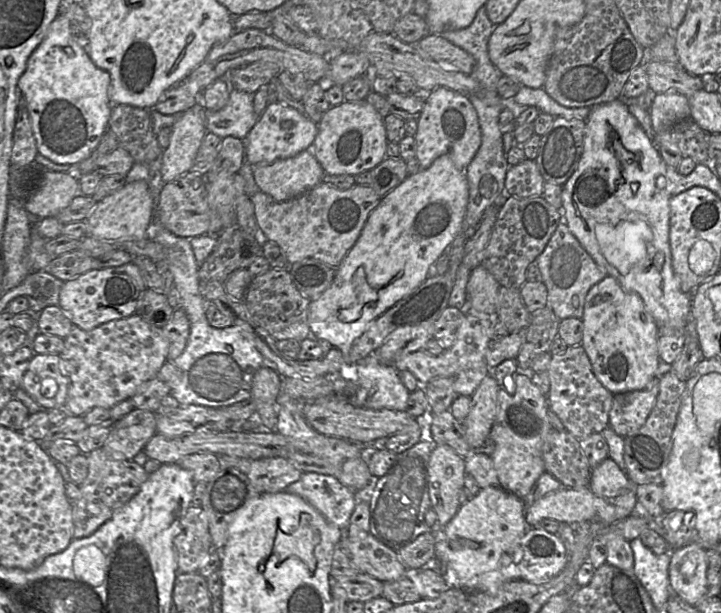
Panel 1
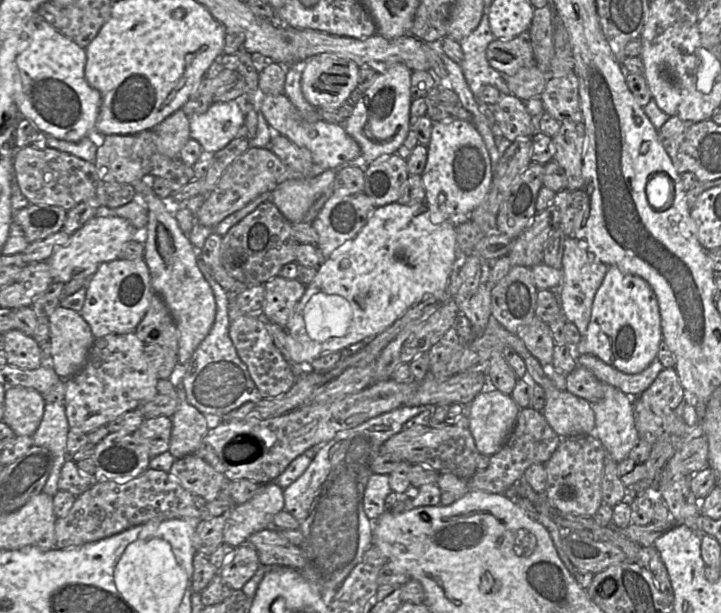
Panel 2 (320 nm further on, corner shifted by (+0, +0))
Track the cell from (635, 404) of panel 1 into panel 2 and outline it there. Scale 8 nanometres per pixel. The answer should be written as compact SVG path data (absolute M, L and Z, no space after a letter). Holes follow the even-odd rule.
M674 367L664 368L638 397L647 401L651 407L675 410L684 400L684 388Z

